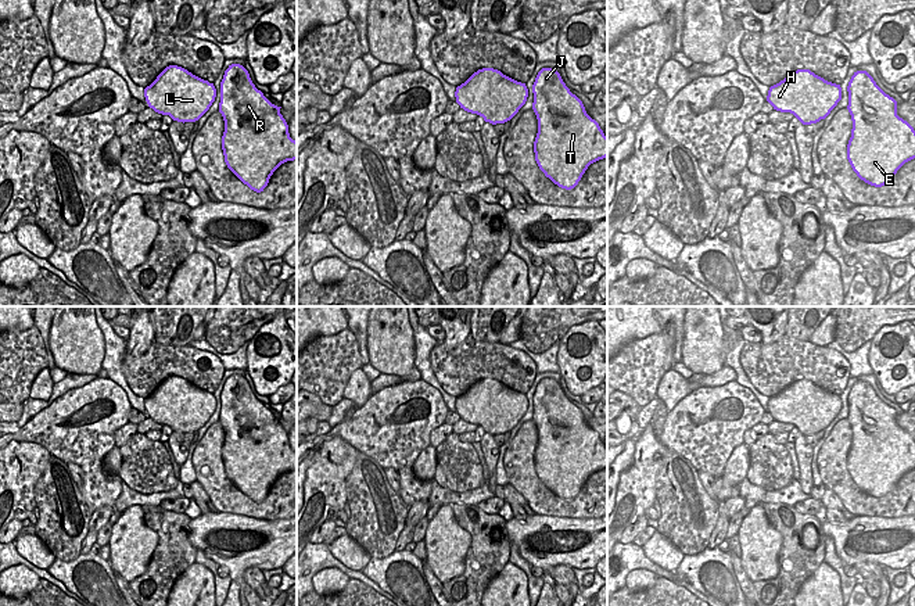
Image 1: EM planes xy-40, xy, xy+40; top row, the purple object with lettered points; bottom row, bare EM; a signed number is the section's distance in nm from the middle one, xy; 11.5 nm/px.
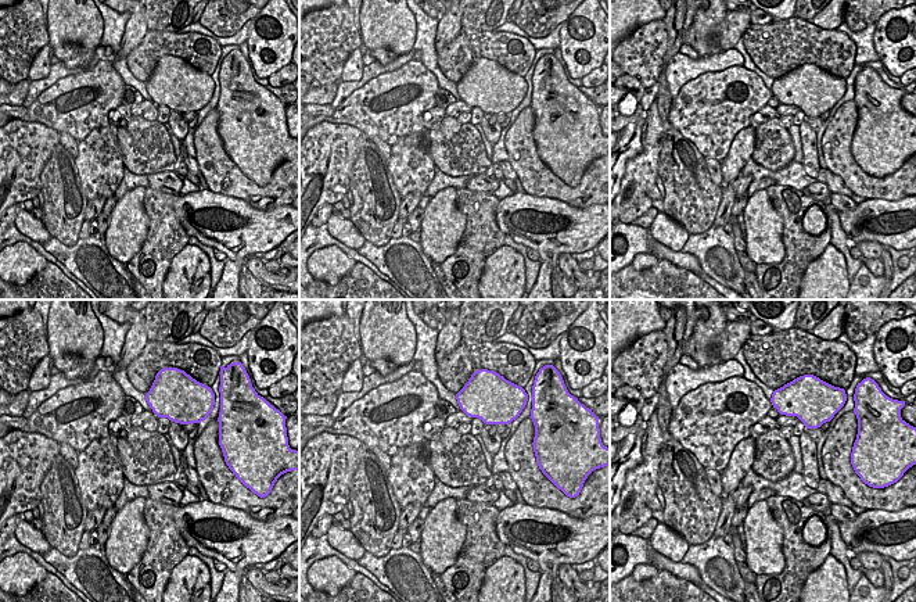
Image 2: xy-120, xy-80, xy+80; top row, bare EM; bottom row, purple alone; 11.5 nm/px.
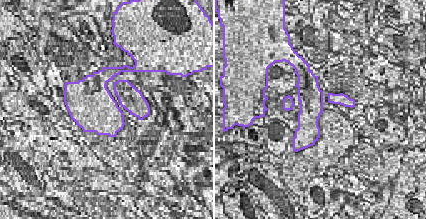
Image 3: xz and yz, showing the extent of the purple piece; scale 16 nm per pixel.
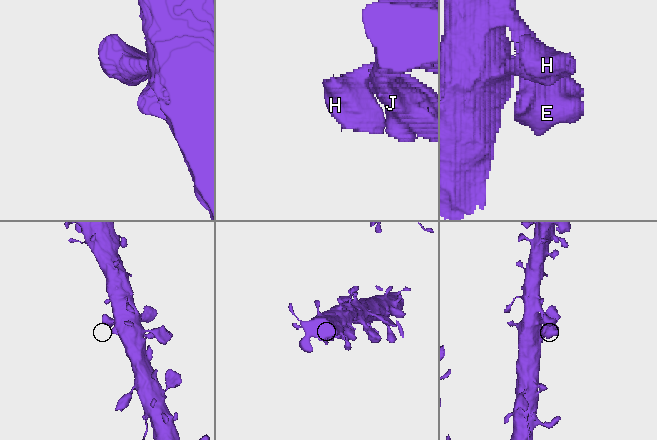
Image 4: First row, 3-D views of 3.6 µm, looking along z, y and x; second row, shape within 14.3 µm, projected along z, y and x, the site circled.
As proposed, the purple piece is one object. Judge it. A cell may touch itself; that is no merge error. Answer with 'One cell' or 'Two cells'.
One cell

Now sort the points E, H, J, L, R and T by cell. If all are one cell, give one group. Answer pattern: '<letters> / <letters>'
E H J L R T

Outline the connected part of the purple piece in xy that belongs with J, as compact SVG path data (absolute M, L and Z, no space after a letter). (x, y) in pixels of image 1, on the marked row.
M542 68L532 85L532 93L532 110L538 119L538 133L534 141L535 161L555 184L571 190L591 164L607 157L607 137L556 69Z

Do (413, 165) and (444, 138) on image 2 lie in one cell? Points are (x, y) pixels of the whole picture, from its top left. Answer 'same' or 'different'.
different

